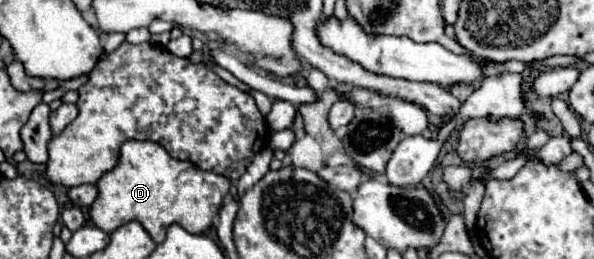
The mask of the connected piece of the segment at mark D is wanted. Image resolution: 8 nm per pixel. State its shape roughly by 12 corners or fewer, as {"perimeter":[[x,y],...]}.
{"perimeter":[[122,143],[88,215],[112,233],[136,219],[204,233],[230,181],[172,159]]}

